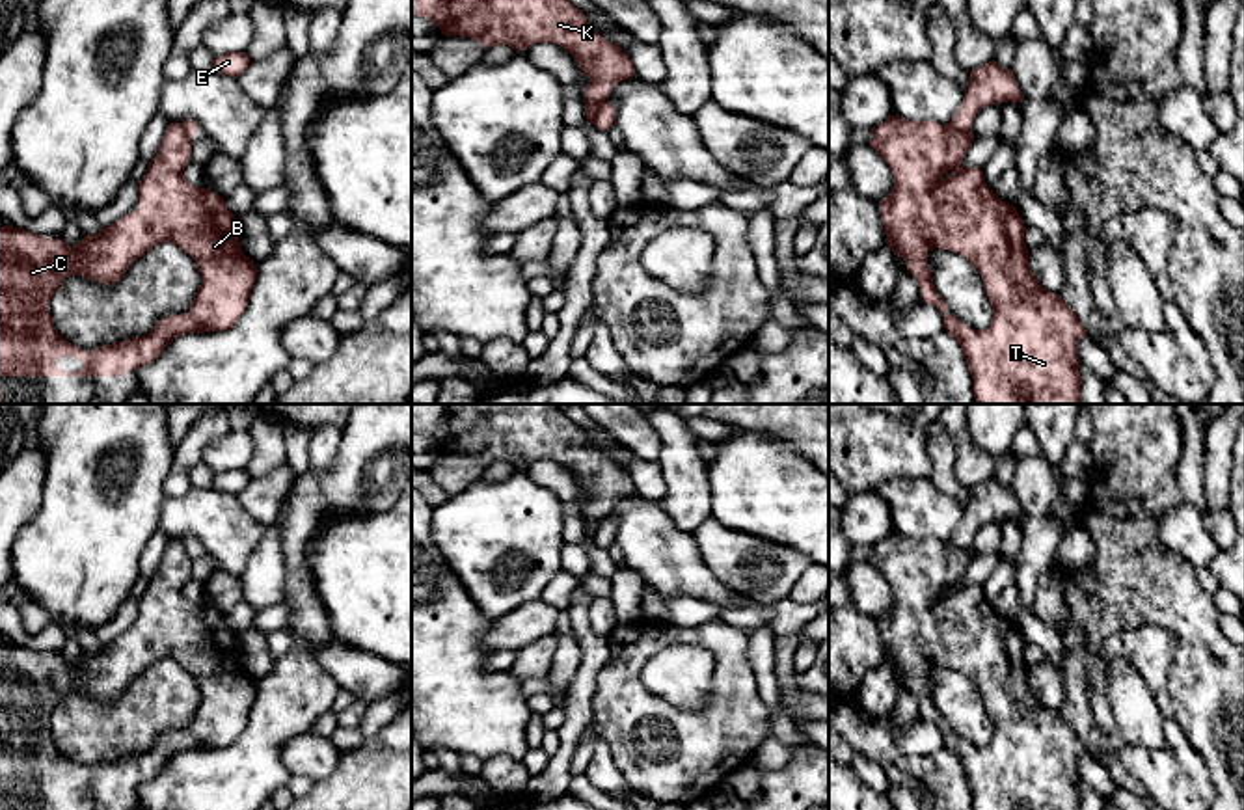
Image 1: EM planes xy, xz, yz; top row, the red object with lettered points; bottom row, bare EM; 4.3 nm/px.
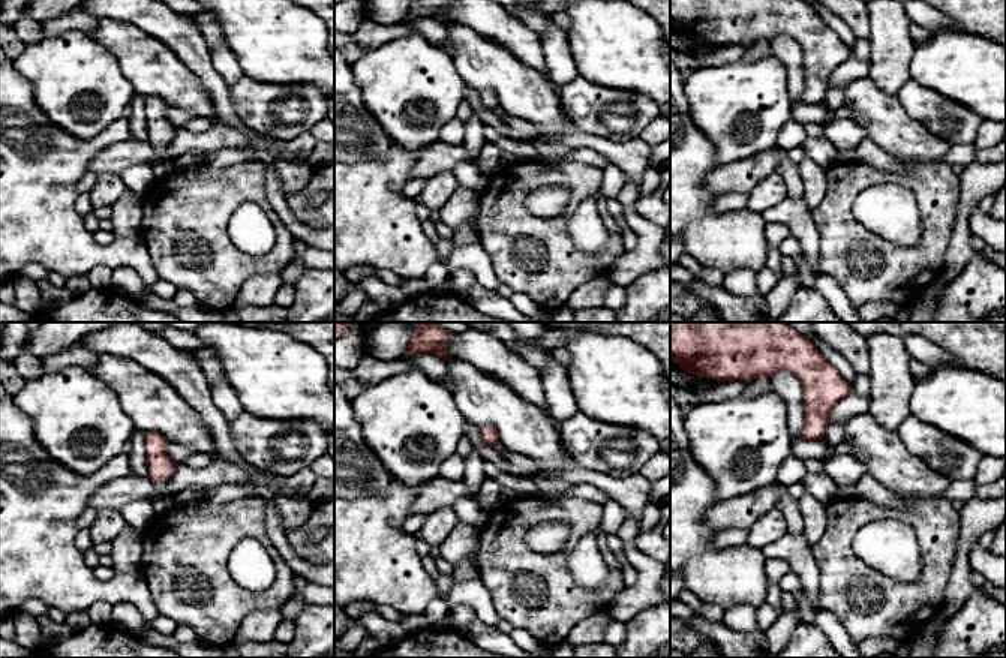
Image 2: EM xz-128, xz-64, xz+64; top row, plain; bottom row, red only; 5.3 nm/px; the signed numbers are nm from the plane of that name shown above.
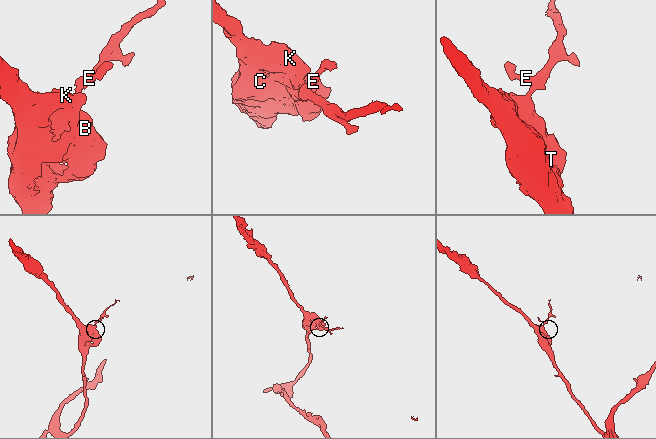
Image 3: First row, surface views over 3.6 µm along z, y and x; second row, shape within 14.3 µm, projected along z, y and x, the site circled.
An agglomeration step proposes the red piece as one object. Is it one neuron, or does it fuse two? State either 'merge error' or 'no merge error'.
merge error

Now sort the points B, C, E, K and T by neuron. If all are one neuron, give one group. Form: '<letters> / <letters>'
B C K T / E

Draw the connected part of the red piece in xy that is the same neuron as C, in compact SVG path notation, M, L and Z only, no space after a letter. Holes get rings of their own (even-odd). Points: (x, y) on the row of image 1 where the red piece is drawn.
M169 123L140 181L138 209L76 246L0 227L0 376L127 376L153 363L179 335L237 324L257 268L240 248L238 222L223 197L184 179L192 145L183 123ZM158 242L177 244L197 264L201 285L188 313L164 317L147 335L89 354L58 333L50 300L65 277L115 283ZM58 358L74 358L82 369L61 371Z

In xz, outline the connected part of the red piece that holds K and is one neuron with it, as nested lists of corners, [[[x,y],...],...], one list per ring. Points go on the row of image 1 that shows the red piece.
[[[412,0],[412,17],[432,20],[447,37],[471,37],[486,48],[507,45],[516,52],[534,43],[555,43],[570,52],[588,76],[585,115],[590,123],[613,88],[635,76],[629,56],[588,28],[570,0]]]

